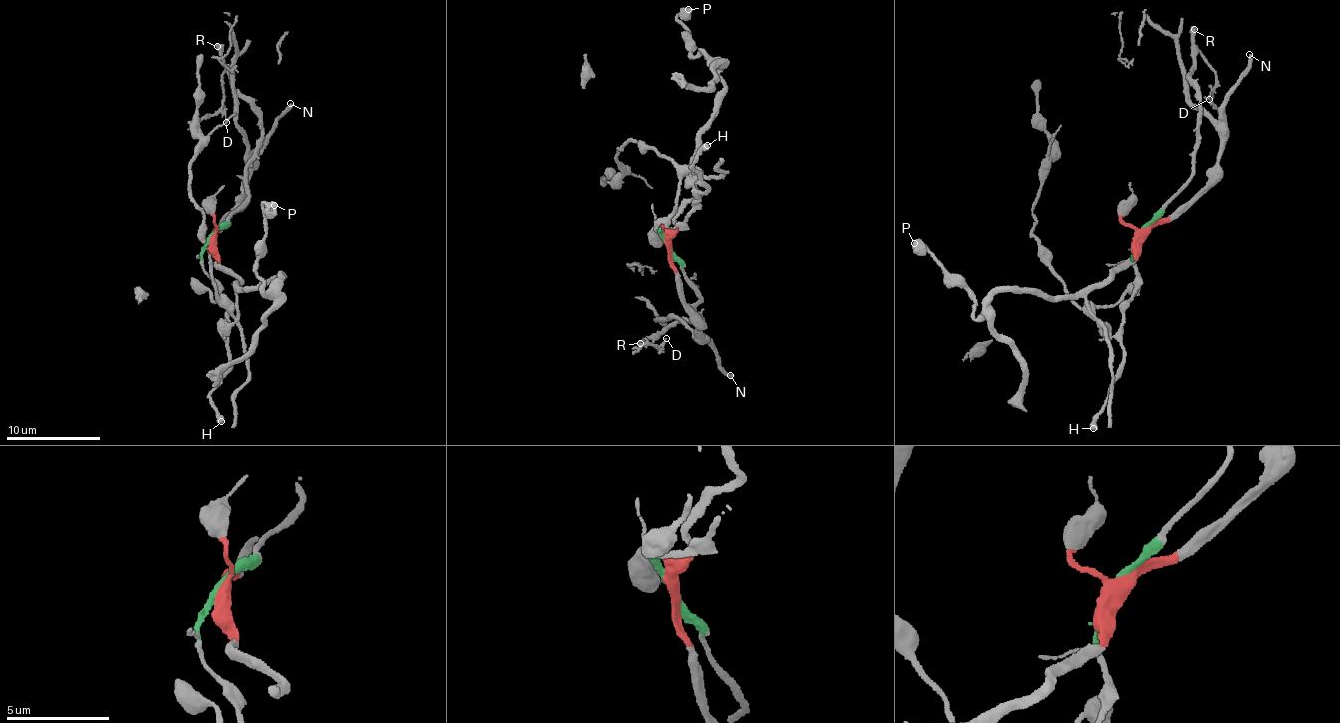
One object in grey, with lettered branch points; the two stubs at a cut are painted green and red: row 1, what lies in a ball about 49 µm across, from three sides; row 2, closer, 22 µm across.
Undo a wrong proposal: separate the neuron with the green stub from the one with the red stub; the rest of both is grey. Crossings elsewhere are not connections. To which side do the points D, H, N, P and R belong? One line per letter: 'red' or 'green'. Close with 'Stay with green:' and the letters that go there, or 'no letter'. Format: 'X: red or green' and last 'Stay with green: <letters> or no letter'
D: green
H: green
N: red
P: red
R: green
Stay with green: D, H, R

